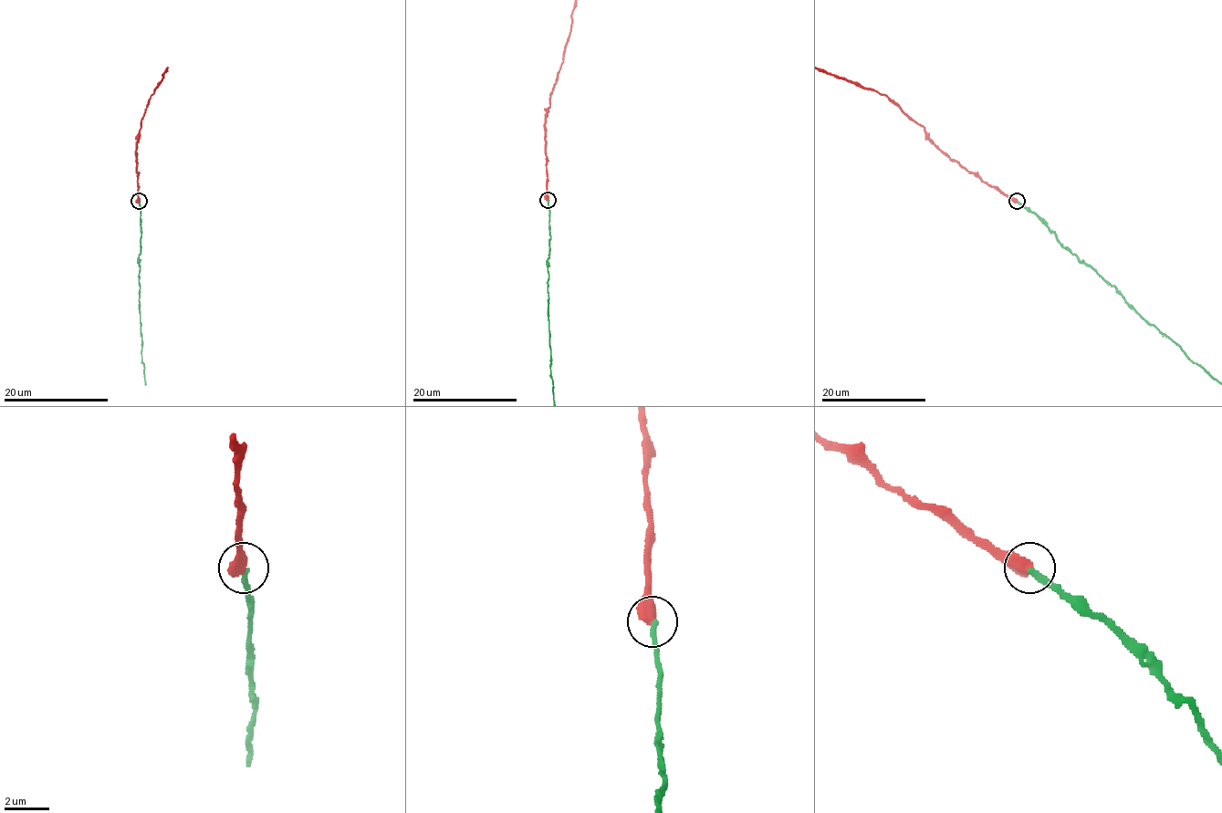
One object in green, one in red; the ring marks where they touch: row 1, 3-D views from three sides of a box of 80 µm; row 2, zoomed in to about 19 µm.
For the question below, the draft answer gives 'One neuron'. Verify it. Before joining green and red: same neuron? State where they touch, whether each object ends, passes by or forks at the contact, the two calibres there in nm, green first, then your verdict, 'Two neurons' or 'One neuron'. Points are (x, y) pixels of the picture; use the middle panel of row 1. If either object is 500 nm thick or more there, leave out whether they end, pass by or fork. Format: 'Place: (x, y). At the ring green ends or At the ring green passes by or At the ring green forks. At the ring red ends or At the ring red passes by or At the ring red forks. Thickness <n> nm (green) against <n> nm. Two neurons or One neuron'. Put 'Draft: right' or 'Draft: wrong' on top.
Draft: wrong
Place: (548, 200). Thickness 260 nm (green) against 600 nm. Two neurons

